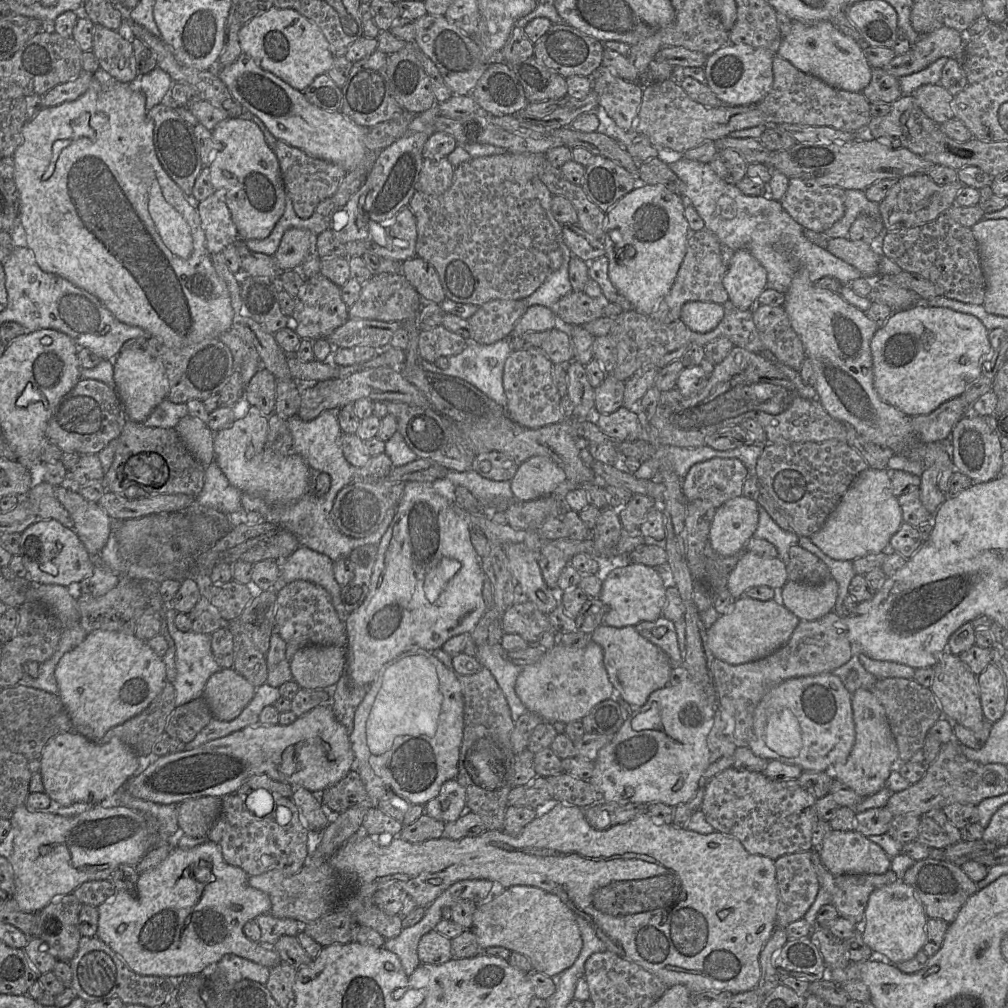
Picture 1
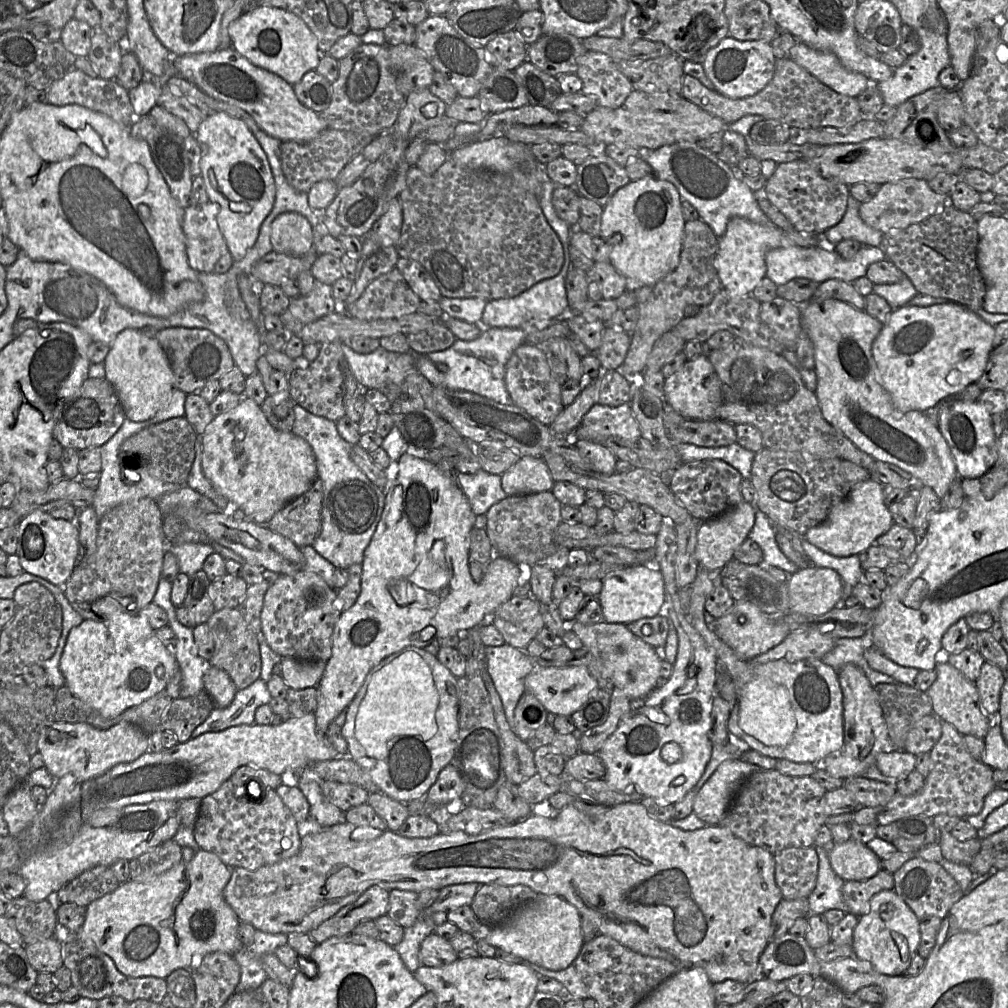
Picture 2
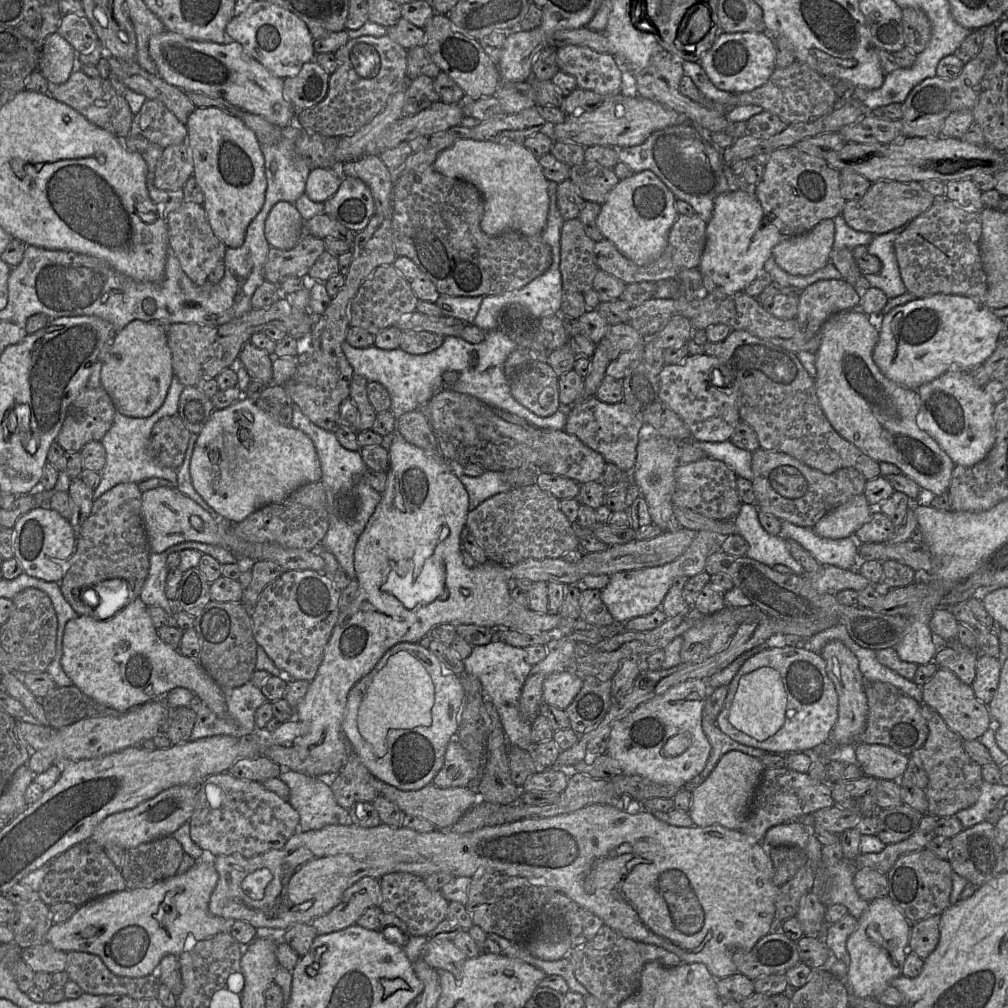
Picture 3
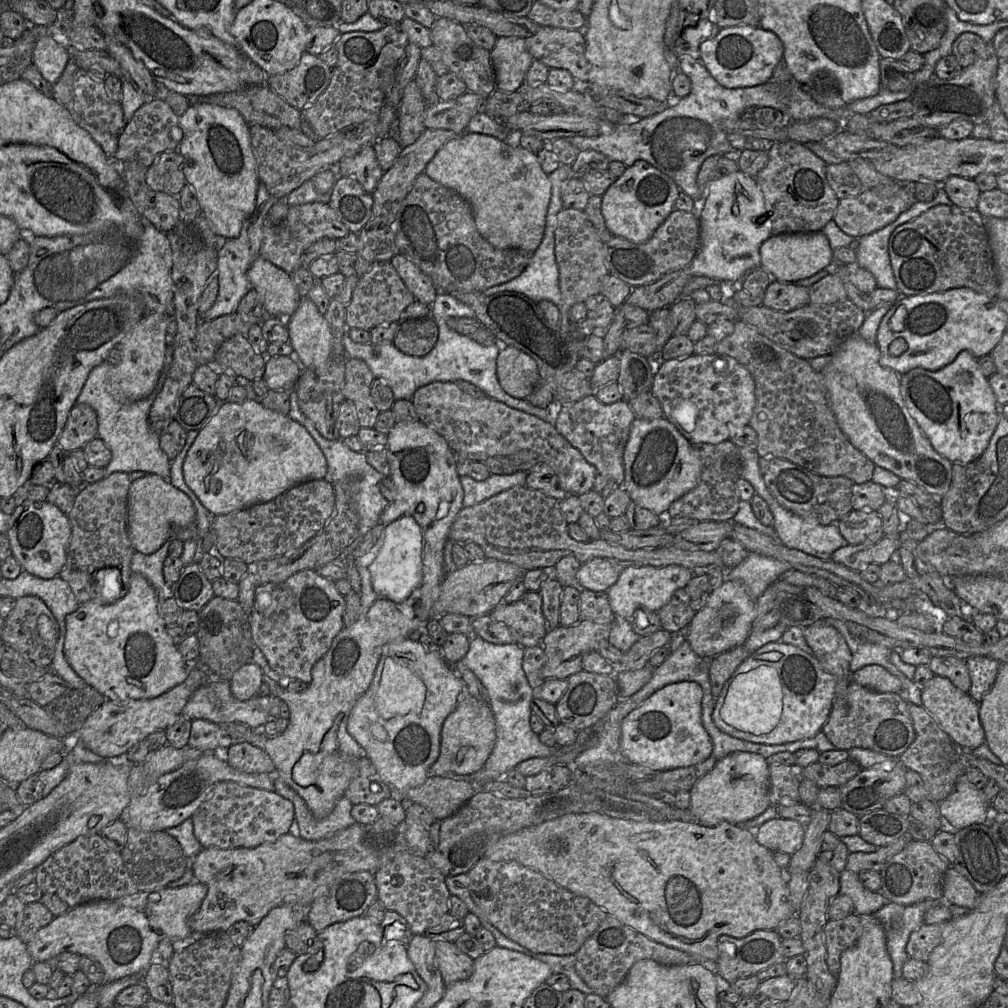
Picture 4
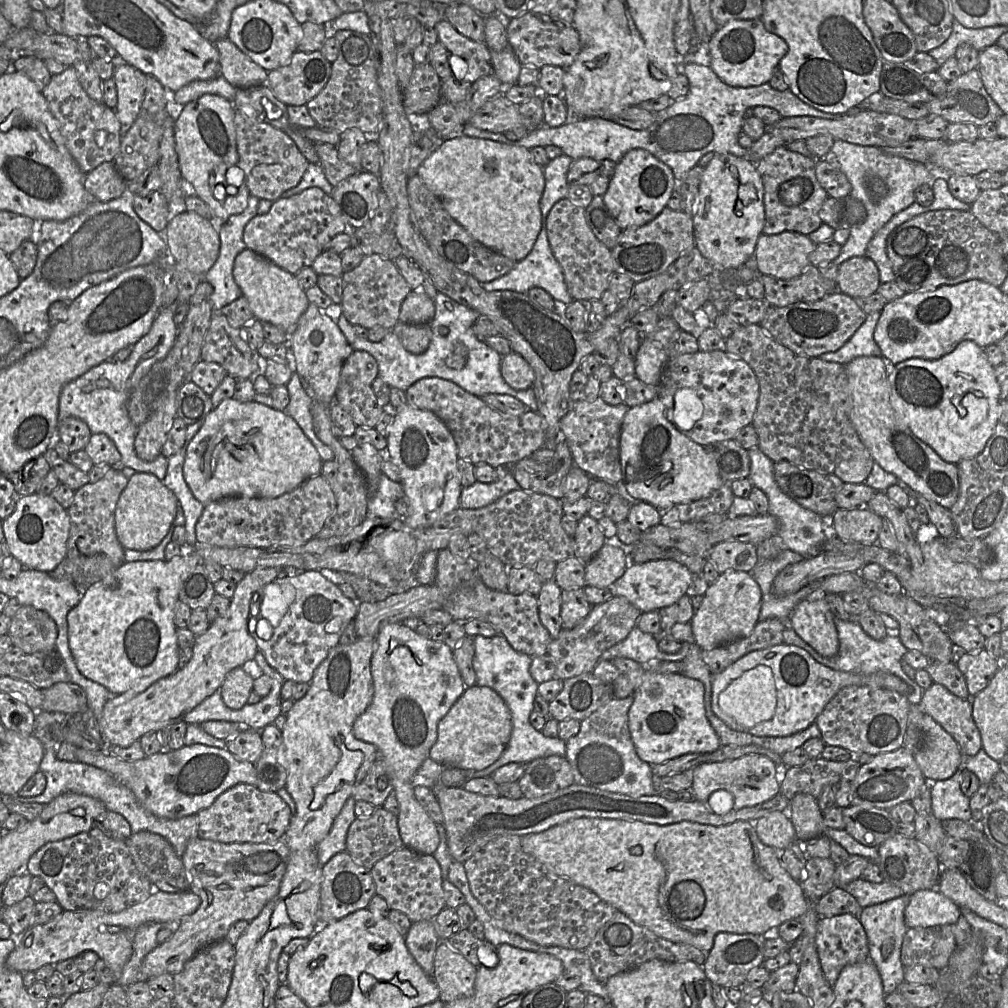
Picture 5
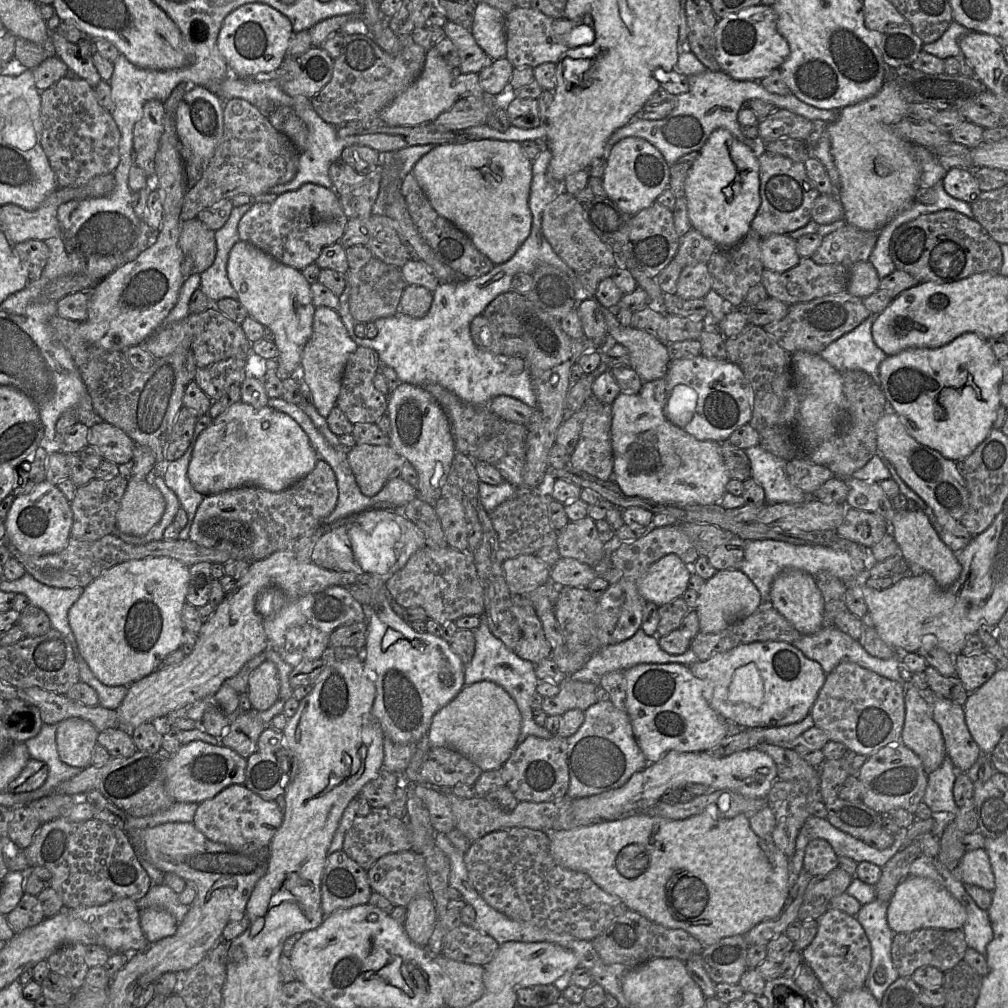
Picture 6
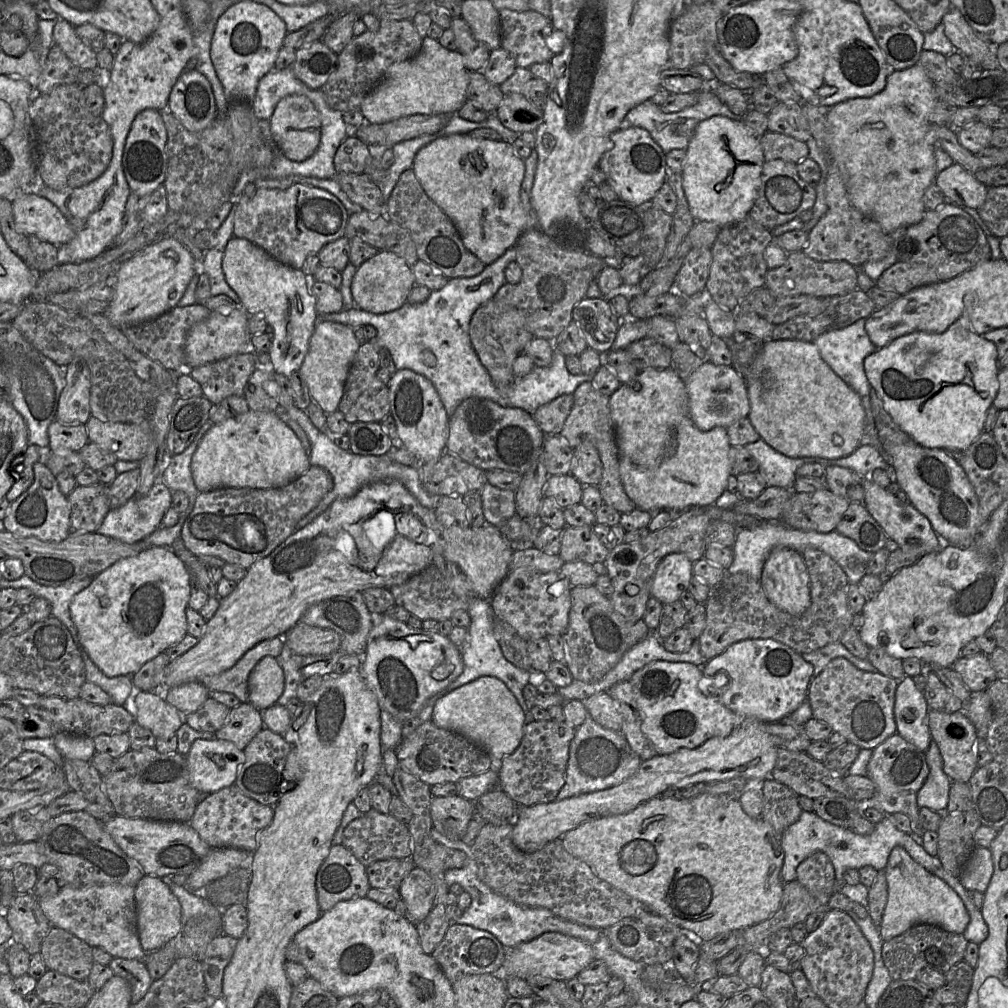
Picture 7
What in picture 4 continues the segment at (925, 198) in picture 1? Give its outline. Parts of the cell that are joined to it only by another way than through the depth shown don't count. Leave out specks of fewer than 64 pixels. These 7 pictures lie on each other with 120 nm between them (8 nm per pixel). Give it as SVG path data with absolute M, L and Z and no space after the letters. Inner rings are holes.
M898 181L898 183L878 185L864 190L855 197L841 199L832 220L845 234L855 239L878 231L894 222L901 213L917 201L914 195L914 184L914 182Z

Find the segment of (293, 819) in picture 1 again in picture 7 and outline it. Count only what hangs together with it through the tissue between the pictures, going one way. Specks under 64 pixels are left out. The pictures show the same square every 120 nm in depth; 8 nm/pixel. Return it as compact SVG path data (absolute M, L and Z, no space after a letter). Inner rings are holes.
M233 784L205 795L197 804L189 824L211 848L236 848L253 853L260 844L260 835L273 818L274 806L261 804L245 796Z

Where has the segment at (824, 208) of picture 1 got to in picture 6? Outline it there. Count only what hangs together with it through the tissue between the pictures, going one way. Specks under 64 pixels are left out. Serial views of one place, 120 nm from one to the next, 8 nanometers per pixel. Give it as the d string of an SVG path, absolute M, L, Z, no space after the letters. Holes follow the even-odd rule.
M765 152L758 157L760 176L759 209L751 222L751 229L762 238L791 233L811 221L811 210L820 192L806 174L803 162Z

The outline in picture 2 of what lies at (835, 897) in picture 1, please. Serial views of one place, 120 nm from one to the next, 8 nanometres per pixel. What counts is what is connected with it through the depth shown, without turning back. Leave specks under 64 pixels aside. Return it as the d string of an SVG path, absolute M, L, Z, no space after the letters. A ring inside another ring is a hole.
M882 868L867 880L847 880L842 886L844 903L848 912L856 916L867 914L870 907L870 899L882 890L893 890L893 873Z

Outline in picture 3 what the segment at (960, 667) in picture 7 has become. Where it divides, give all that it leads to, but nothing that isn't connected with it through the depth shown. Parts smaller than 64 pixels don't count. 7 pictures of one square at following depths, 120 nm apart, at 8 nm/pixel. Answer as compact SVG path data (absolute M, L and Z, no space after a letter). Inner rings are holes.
M979 655L976 662L976 677L971 687L977 699L985 705L991 702L998 689L1001 669L1001 658Z

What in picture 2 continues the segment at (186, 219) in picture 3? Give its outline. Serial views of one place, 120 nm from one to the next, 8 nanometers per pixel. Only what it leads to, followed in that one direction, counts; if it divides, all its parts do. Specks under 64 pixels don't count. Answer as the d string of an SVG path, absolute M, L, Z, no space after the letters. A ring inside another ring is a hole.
M207 202L184 208L181 223L190 267L200 273L211 273L216 262L227 251L217 223L219 204Z

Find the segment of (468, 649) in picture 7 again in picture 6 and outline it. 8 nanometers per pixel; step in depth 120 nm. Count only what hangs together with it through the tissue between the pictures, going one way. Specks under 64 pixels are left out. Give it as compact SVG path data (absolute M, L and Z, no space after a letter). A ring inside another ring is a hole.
M485 615L479 617L481 619L480 624L473 630L475 652L472 660L464 665L464 686L472 685L479 681L491 681L501 686L513 698L522 718L518 744L523 742L528 736L537 736L544 739L552 738L553 734L546 730L544 726L536 724L532 715L530 701L540 681L536 676L535 664L521 659L514 651L507 648L501 640L492 634L485 620Z

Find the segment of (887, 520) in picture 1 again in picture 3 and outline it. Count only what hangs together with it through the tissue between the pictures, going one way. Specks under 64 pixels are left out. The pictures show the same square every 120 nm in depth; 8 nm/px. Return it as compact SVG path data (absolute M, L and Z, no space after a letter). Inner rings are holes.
M859 494L826 514L813 530L823 538L851 537L869 520L875 509L869 505L864 494Z

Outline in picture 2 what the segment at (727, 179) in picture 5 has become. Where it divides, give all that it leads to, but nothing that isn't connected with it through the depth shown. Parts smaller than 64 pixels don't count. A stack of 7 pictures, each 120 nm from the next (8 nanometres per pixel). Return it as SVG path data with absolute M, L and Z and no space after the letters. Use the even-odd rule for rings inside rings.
M733 217L729 220L725 233L718 239L718 249L712 262L722 287L736 297L746 297L752 294L766 276L765 255L769 250L789 246L817 247L822 236L796 230L787 231L775 225L766 226L745 218Z

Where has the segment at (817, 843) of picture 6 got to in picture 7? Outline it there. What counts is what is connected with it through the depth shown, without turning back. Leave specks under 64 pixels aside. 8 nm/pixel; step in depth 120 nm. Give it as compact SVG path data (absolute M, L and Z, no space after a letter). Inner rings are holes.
M815 852L796 868L796 880L810 893L823 894L824 890L835 890L835 870L830 858L823 852Z

